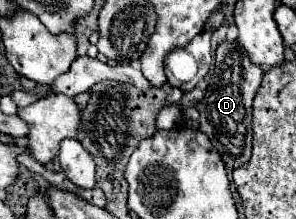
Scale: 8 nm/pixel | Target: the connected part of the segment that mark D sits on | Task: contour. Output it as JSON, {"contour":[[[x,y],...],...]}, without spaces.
{"contour":[[[224,40],[216,48],[208,88],[204,92],[204,98],[198,102],[200,130],[210,138],[210,142],[220,152],[224,164],[232,170],[240,164],[246,164],[252,152],[252,128],[250,128],[252,98],[262,84],[262,76],[264,70],[250,60],[248,52],[238,44],[238,40],[234,42]]]}

